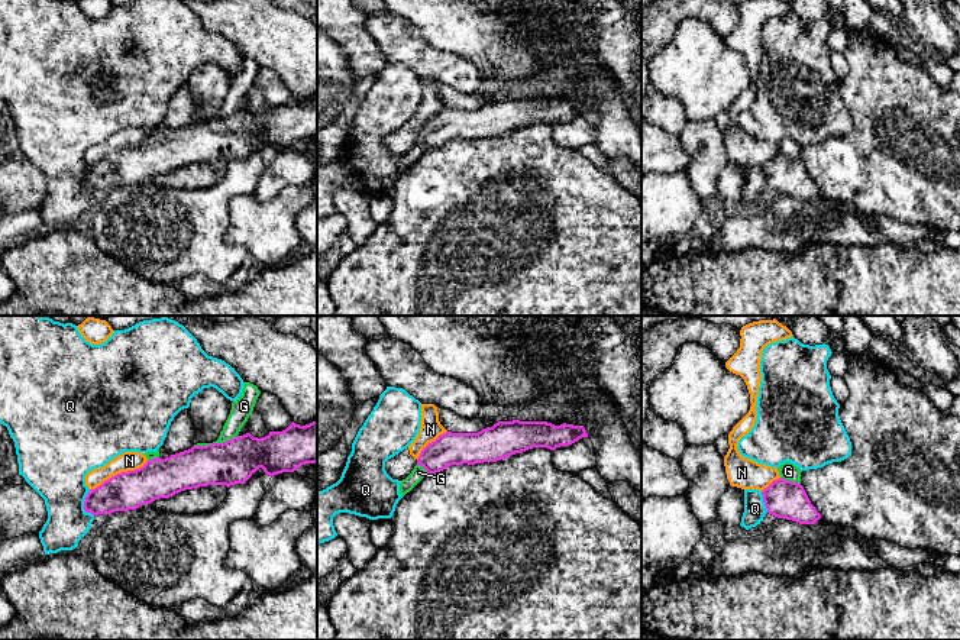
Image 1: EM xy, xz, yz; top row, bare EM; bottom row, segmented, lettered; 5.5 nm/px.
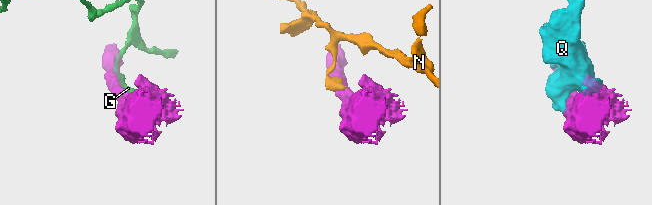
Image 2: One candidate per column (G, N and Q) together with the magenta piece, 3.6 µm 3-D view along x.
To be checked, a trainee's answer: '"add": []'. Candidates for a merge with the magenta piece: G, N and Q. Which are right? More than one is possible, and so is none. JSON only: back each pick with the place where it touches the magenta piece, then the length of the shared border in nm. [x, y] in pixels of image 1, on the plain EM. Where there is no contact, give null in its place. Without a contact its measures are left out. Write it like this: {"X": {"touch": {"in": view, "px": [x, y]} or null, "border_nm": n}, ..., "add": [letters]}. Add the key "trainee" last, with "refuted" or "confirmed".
{"add": [], "trainee": "confirmed"}

